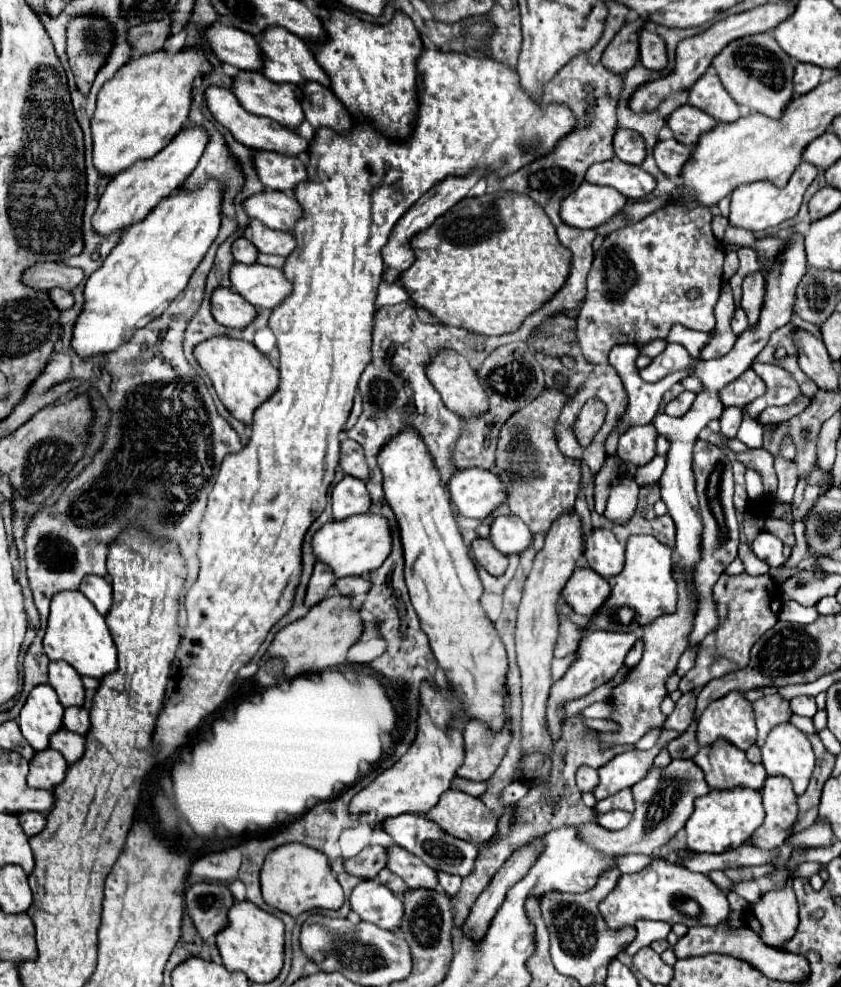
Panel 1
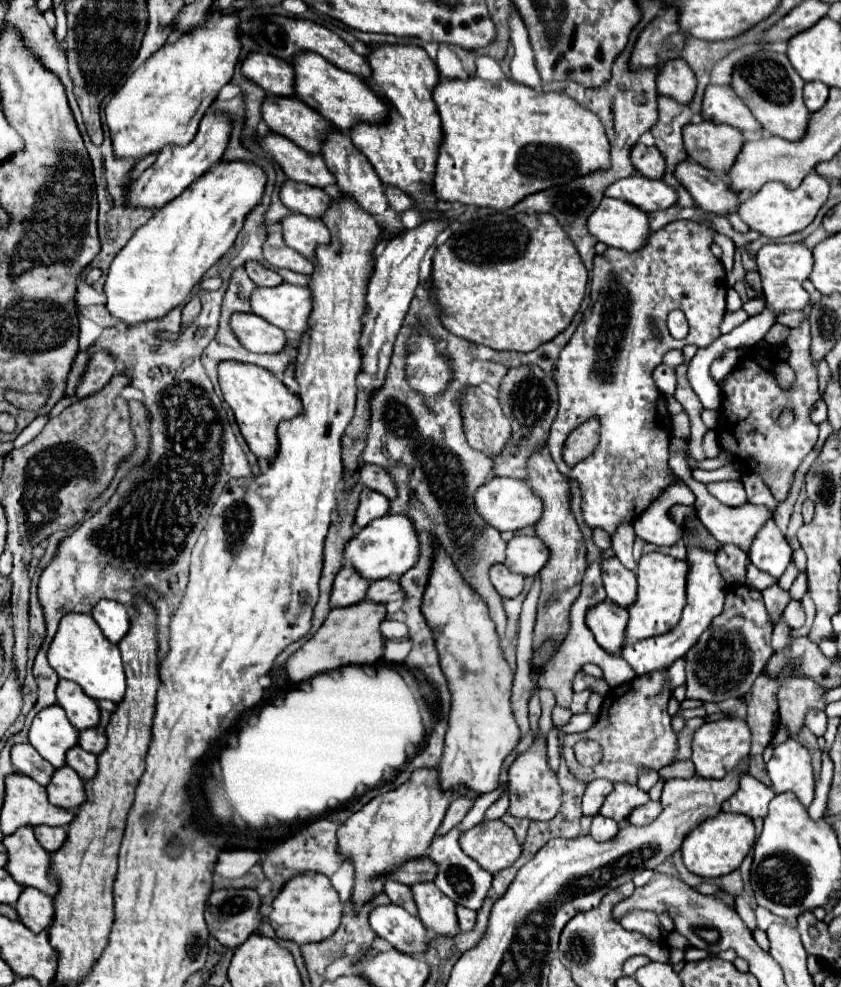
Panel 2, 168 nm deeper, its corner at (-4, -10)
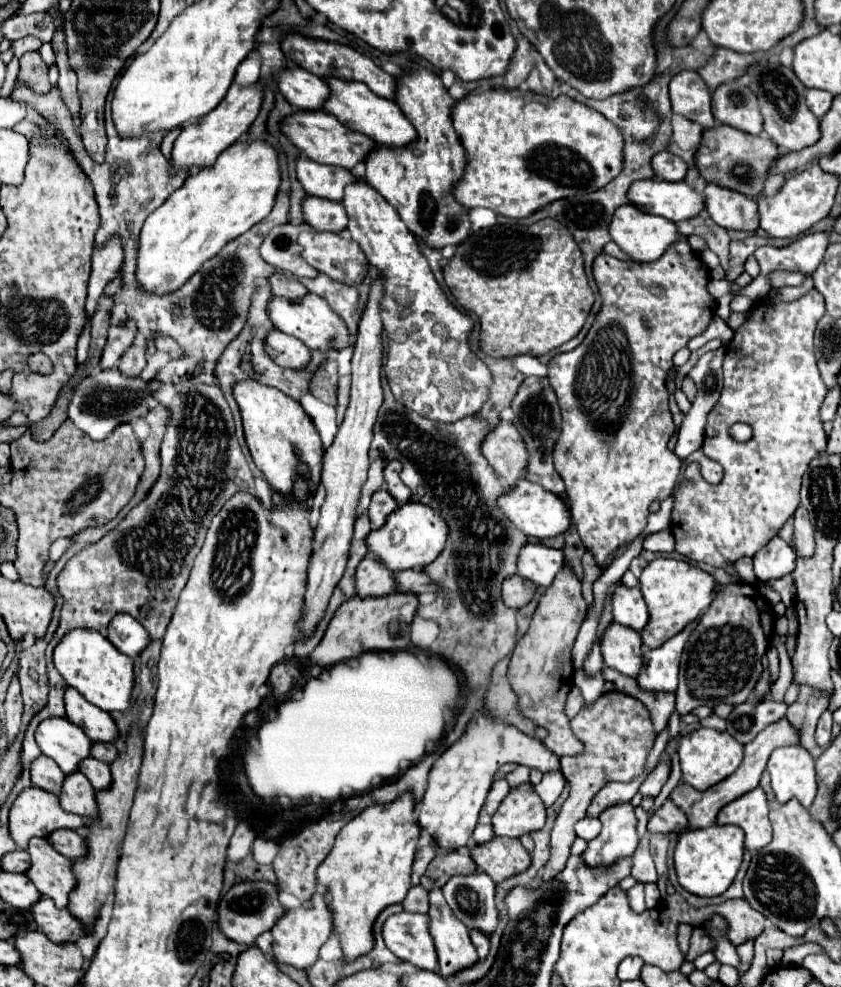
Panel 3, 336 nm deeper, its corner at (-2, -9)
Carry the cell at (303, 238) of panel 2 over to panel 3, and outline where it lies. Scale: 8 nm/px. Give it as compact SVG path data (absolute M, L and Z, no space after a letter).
M304 230L298 236L298 244L302 246L302 258L332 280L340 280L350 286L358 286L364 280L368 262L356 242L344 240L338 234Z

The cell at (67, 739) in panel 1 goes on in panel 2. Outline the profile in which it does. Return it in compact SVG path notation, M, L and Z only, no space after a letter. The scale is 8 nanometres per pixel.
M72 747L72 751L68 751L68 765L84 779L84 781L88 781L88 779L92 779L94 775L96 775L96 771L98 771L98 761L96 761L98 757L96 755L92 755L92 753L88 753L88 751L84 751L82 747Z

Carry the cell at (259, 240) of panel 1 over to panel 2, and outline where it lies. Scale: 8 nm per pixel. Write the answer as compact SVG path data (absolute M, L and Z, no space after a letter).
M282 231L270 233L266 243L264 243L264 259L278 269L290 269L296 273L304 273L304 275L312 275L314 271L314 263L310 259L304 259L298 251L290 249L284 239L282 239Z

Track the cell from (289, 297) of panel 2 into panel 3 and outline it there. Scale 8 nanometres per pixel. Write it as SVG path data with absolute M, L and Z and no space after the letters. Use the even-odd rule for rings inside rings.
M308 292L306 298L302 298L302 302L286 302L286 298L272 296L270 302L268 302L268 314L274 322L274 328L278 328L278 330L282 330L290 336L296 336L310 350L326 352L326 350L330 350L330 346L334 350L342 350L342 348L348 346L348 328L346 328L344 320L318 294ZM330 340L334 340L334 342L330 342Z

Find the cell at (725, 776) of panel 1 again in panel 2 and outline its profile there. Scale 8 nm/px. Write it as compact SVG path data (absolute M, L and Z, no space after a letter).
M742 775L740 789L724 803L724 813L742 813L750 819L764 819L768 815L768 803L772 801L774 791L754 779L752 775Z

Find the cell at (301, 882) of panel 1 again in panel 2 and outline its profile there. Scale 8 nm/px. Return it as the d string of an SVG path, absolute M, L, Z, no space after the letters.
M302 875L302 877L290 879L284 885L284 891L280 891L280 895L274 899L274 911L270 913L270 919L276 931L276 937L282 941L294 941L298 945L320 943L338 929L342 919L342 903L328 877Z

